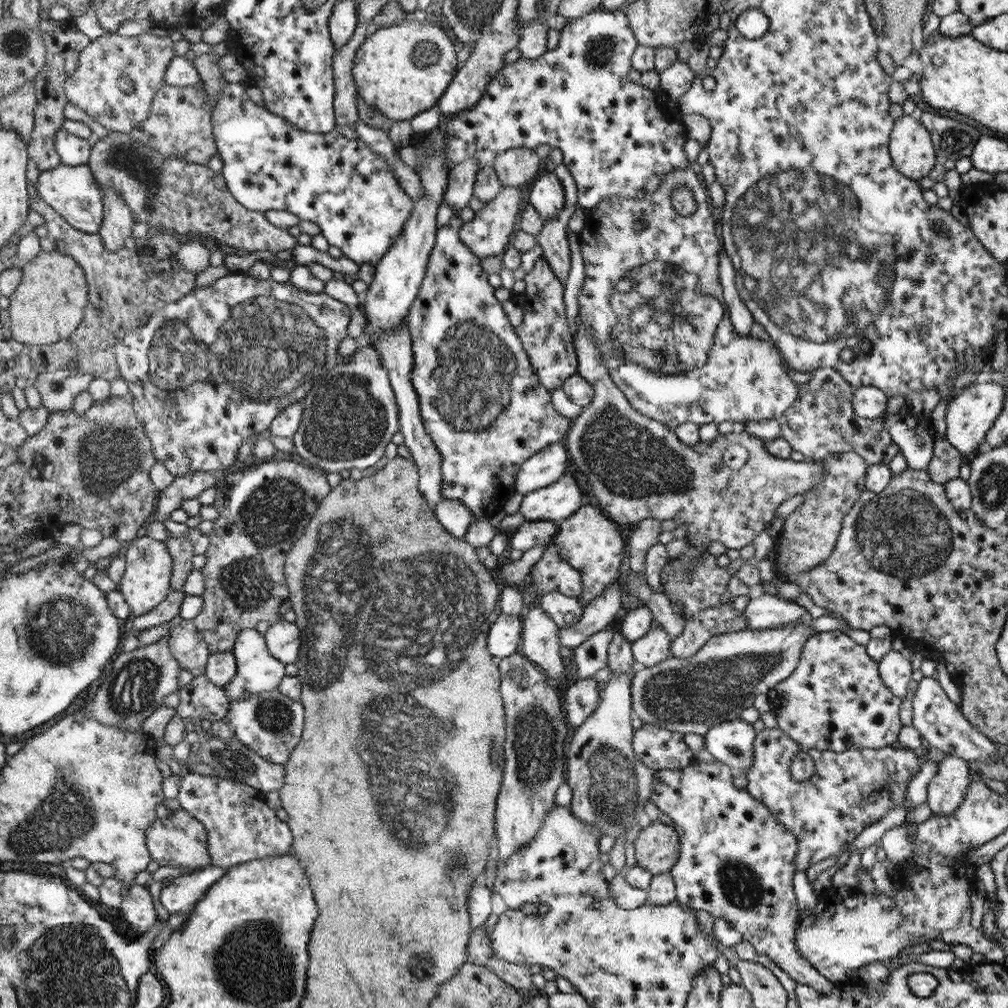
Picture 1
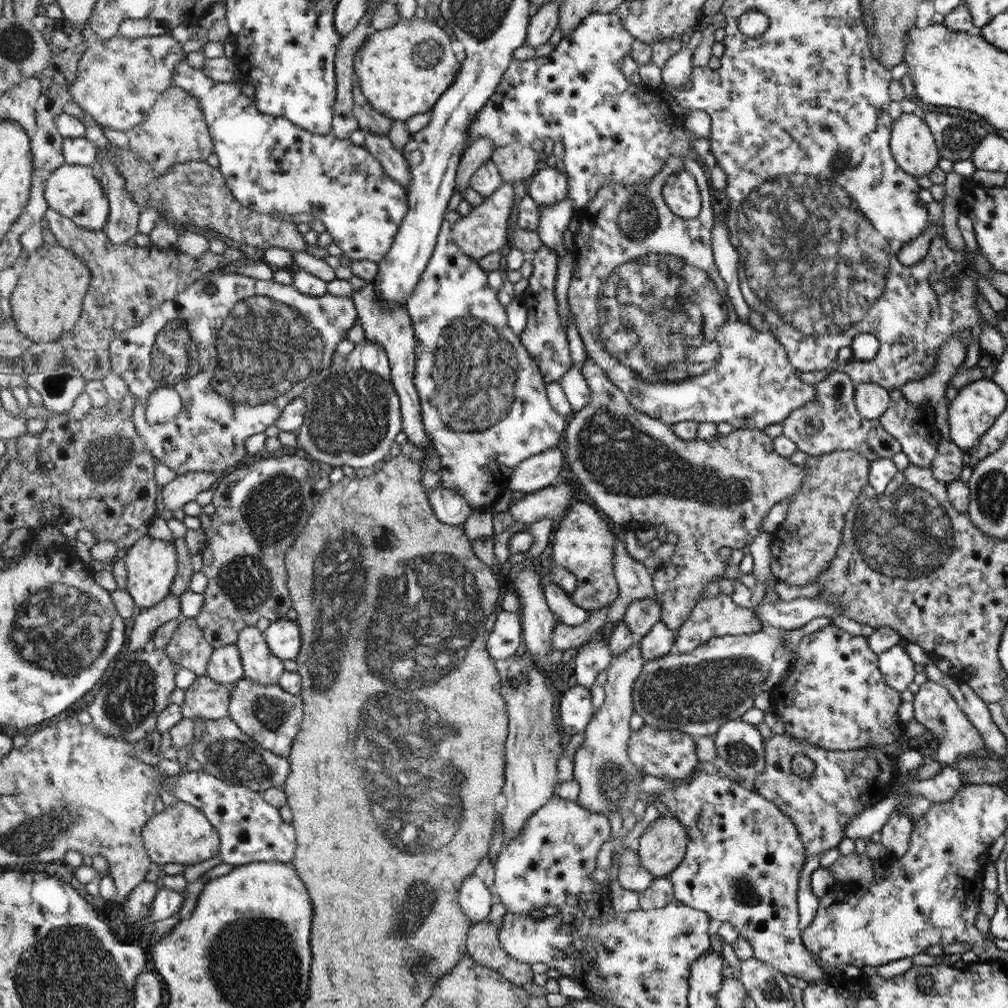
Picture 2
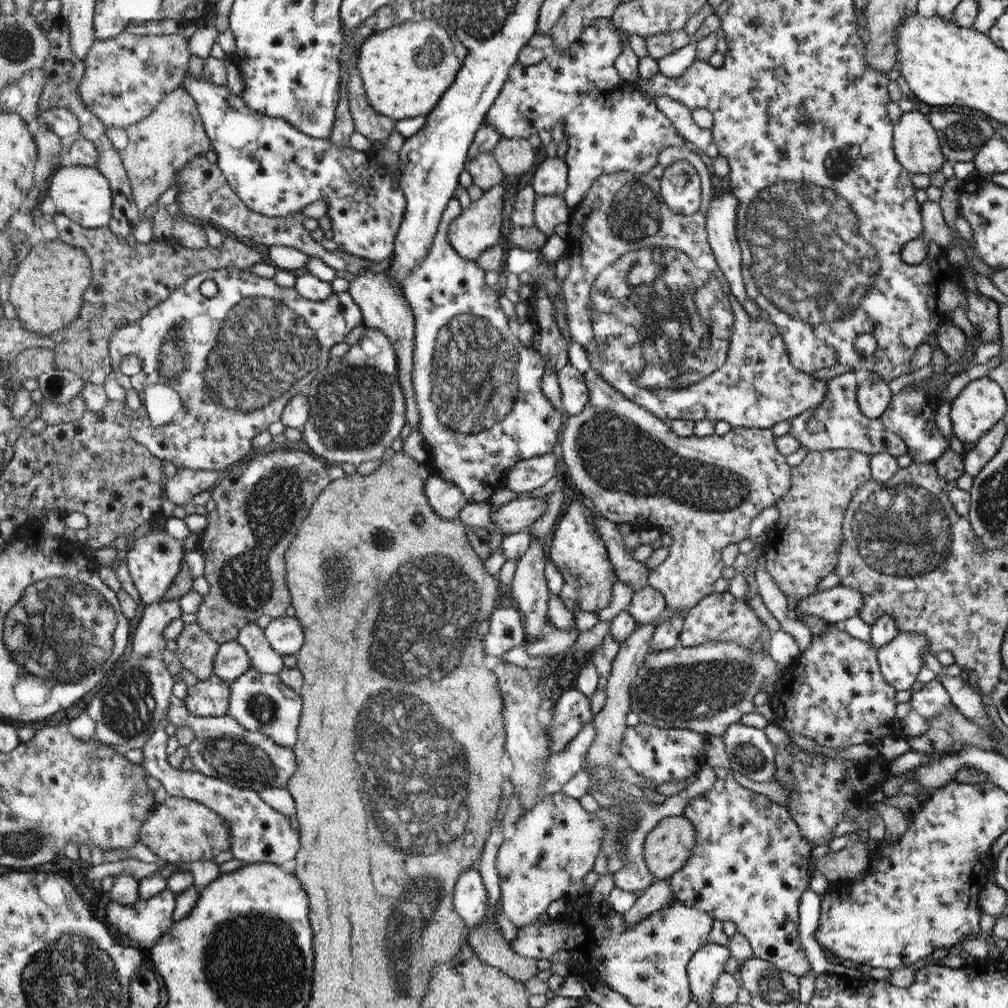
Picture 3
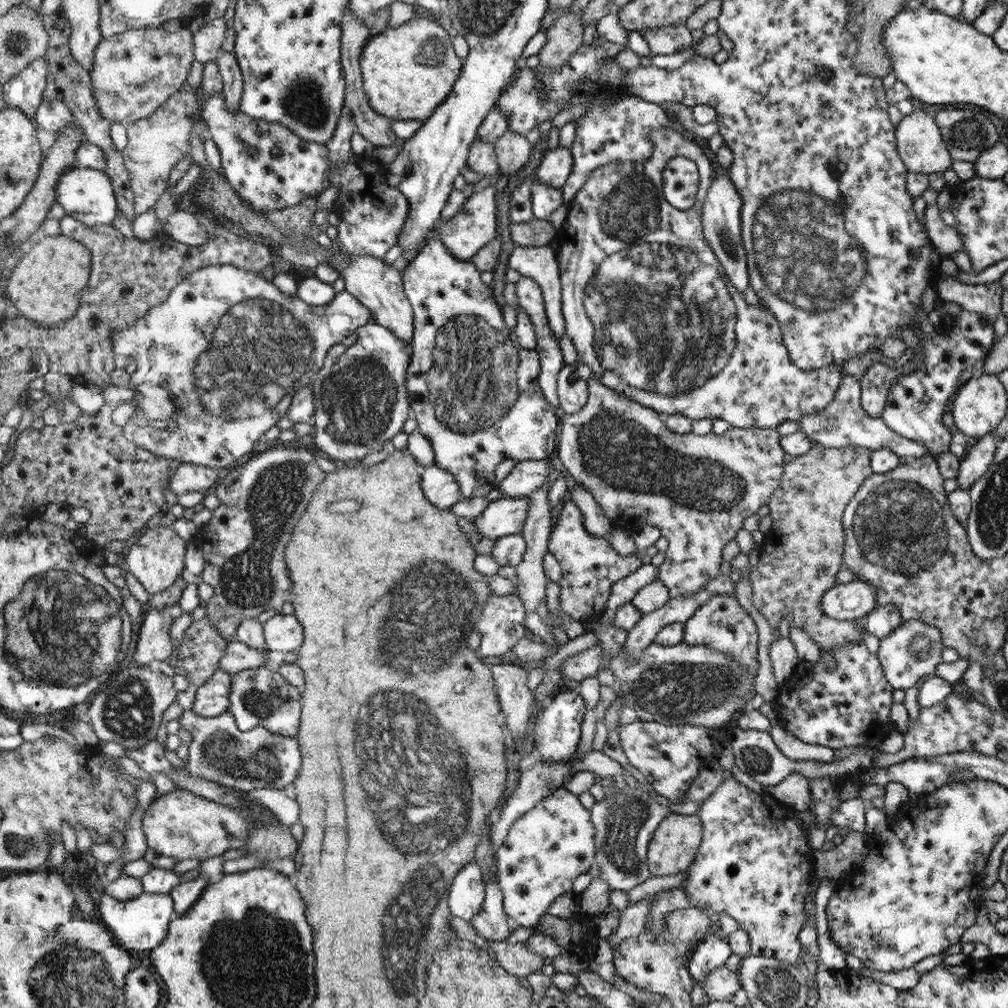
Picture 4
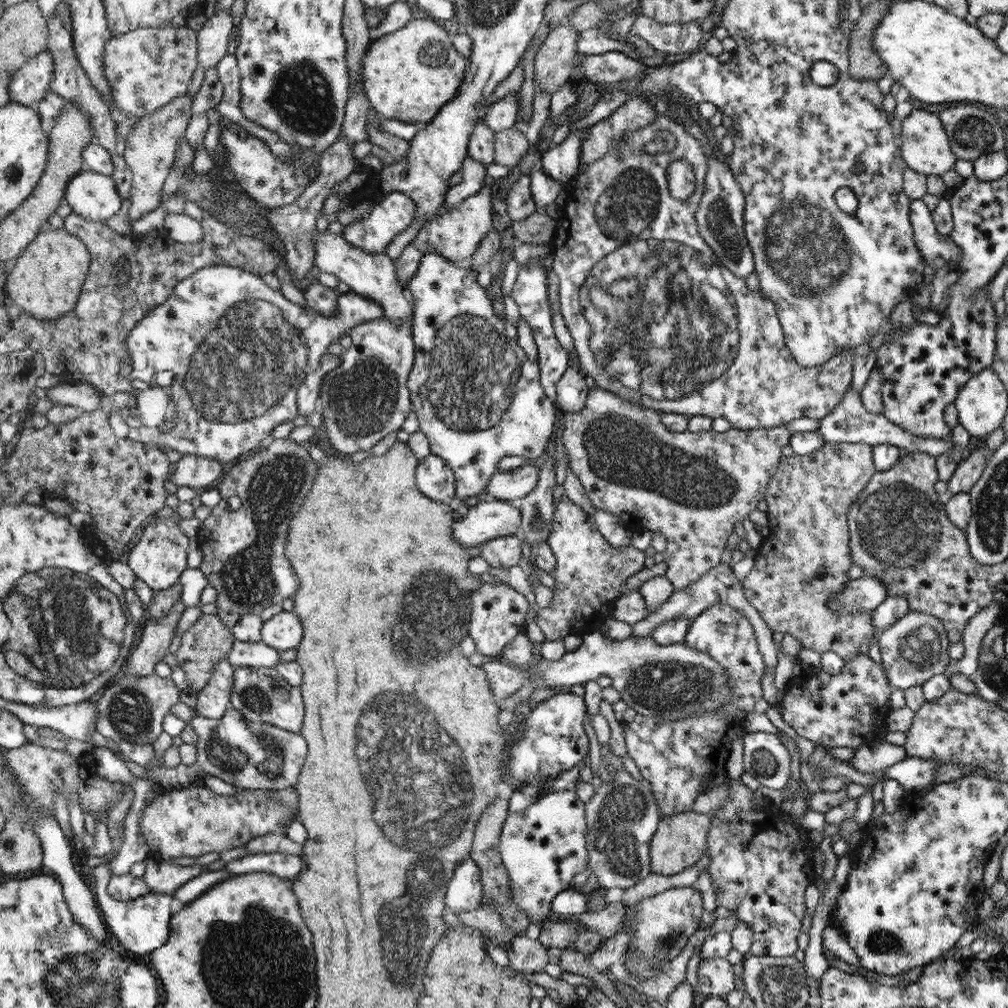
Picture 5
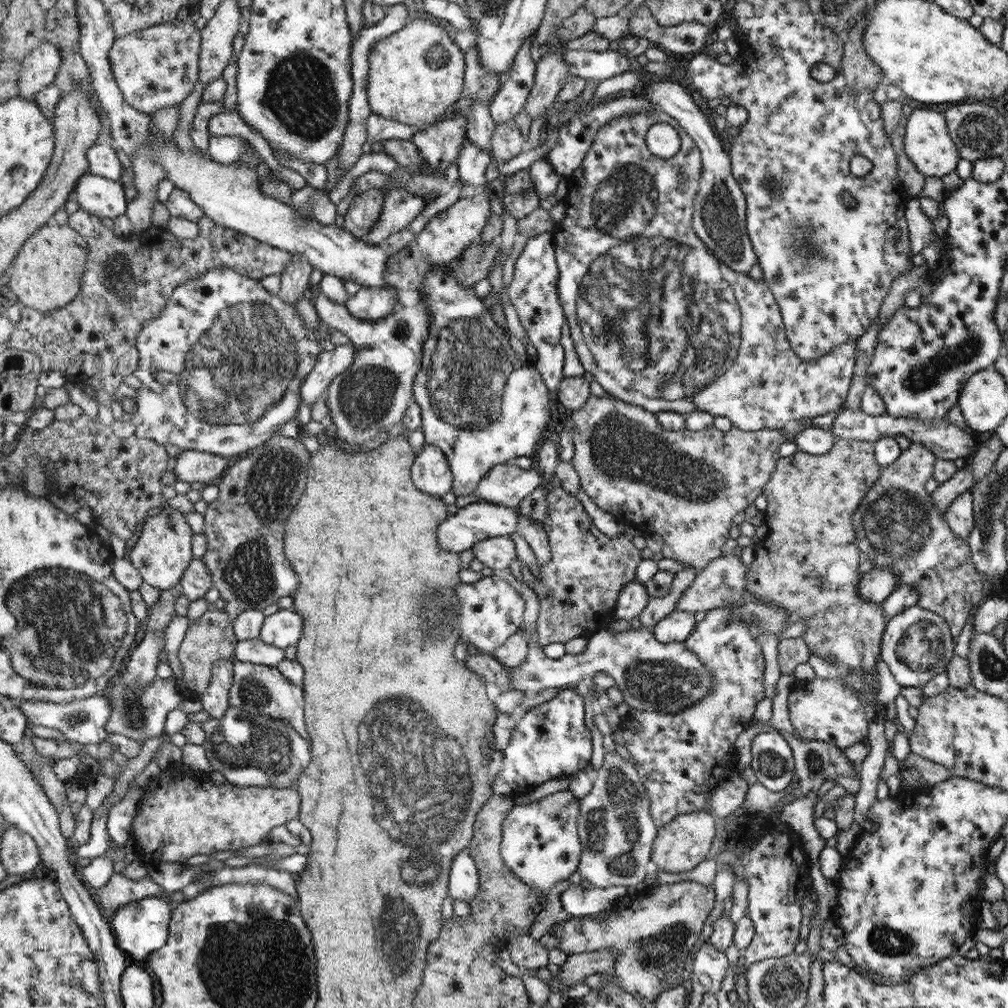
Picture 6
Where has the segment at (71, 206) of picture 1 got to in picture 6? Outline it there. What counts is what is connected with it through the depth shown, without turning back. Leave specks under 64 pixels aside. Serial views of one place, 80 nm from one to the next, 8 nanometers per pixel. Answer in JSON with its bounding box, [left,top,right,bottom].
[75,172,130,219]

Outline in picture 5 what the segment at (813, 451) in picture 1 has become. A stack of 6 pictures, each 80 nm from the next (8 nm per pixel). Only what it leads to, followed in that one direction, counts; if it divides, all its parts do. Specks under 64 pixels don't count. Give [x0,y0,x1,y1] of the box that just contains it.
[817,384,954,457]

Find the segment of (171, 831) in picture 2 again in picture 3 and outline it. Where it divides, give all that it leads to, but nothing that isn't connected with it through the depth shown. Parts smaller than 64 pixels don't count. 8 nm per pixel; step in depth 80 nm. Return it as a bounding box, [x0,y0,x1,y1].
[141,795,229,864]

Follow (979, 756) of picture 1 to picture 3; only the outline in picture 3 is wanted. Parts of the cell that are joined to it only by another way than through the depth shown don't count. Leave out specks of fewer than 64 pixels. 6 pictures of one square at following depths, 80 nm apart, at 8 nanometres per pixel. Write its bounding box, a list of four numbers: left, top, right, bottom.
[909,676,951,719]

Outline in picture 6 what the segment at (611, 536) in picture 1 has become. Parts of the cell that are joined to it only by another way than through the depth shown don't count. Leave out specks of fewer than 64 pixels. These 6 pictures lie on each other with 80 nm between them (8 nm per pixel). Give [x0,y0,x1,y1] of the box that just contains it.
[536,486,643,648]

